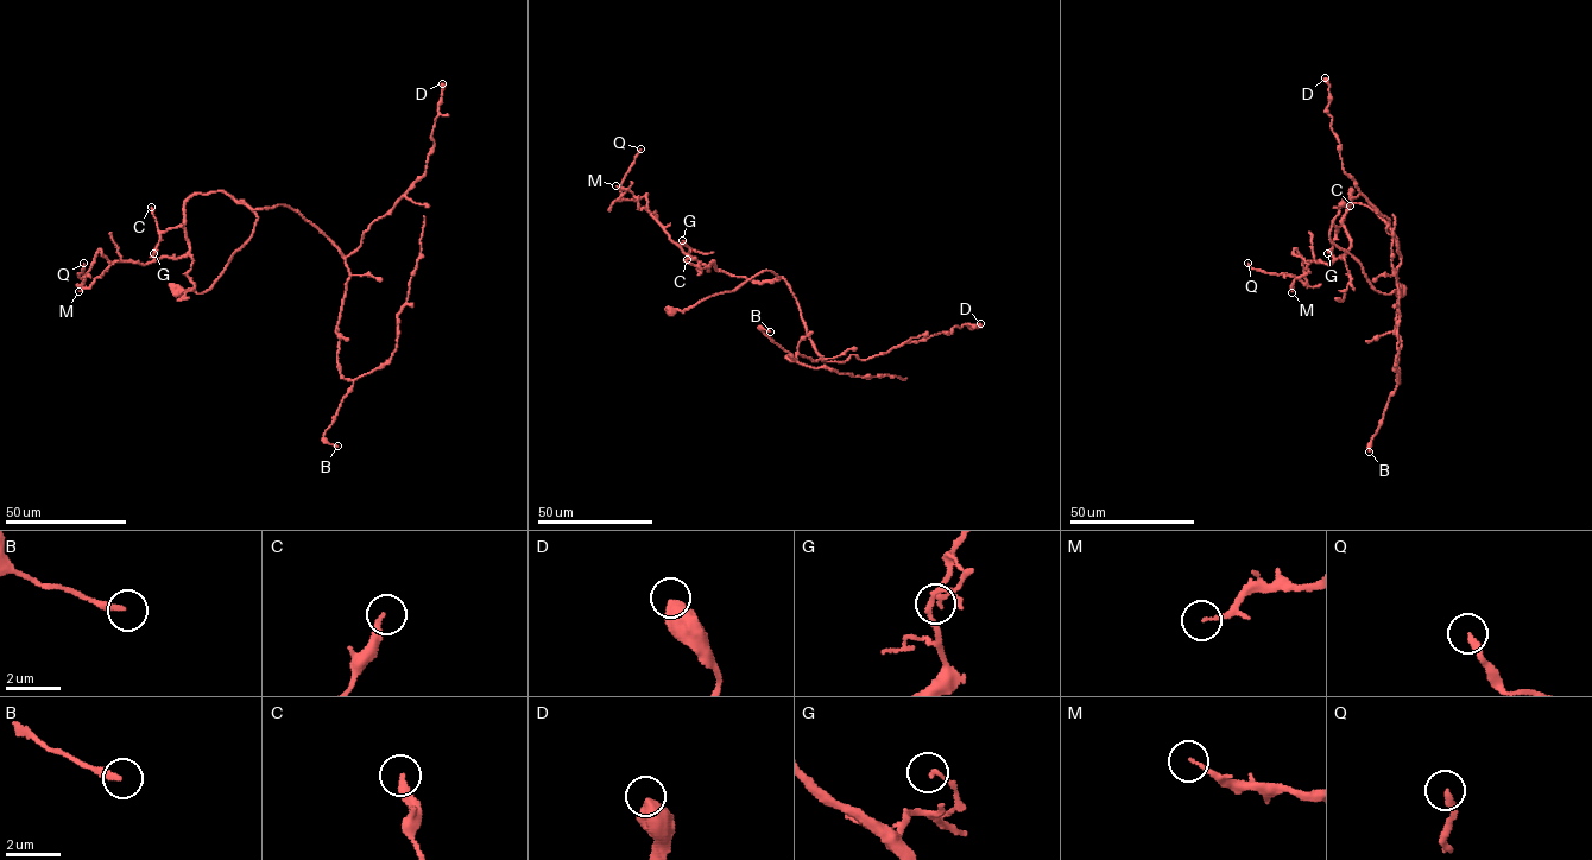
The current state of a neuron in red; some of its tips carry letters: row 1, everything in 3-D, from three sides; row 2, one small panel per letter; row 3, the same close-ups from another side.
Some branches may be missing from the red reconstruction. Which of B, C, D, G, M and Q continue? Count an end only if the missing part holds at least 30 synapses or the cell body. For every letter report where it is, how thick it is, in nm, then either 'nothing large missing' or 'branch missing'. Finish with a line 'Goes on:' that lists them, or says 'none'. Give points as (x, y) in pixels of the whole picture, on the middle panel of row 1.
B: place (770, 332); calibre 260 nm; nothing large missing
C: place (687, 259); calibre 240 nm; nothing large missing
D: place (980, 323); calibre 550 nm; nothing large missing
G: place (682, 240); calibre 130 nm; nothing large missing
M: place (616, 185); calibre 140 nm; nothing large missing
Q: place (640, 149); calibre 240 nm; nothing large missing
Goes on: none

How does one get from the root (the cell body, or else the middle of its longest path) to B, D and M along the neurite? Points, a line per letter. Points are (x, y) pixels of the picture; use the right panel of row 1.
B: (1401, 290), (1377, 291), (1360, 263), (1332, 242), (1334, 208), (1373, 209), (1401, 258), (1398, 381), (1369, 451)
D: (1401, 290), (1377, 291), (1331, 241), (1334, 208), (1363, 204), (1401, 257), (1388, 219), (1343, 169), (1325, 77)
M: (1401, 290), (1377, 291), (1331, 241), (1350, 189), (1351, 247), (1330, 264), (1311, 261), (1292, 292)

